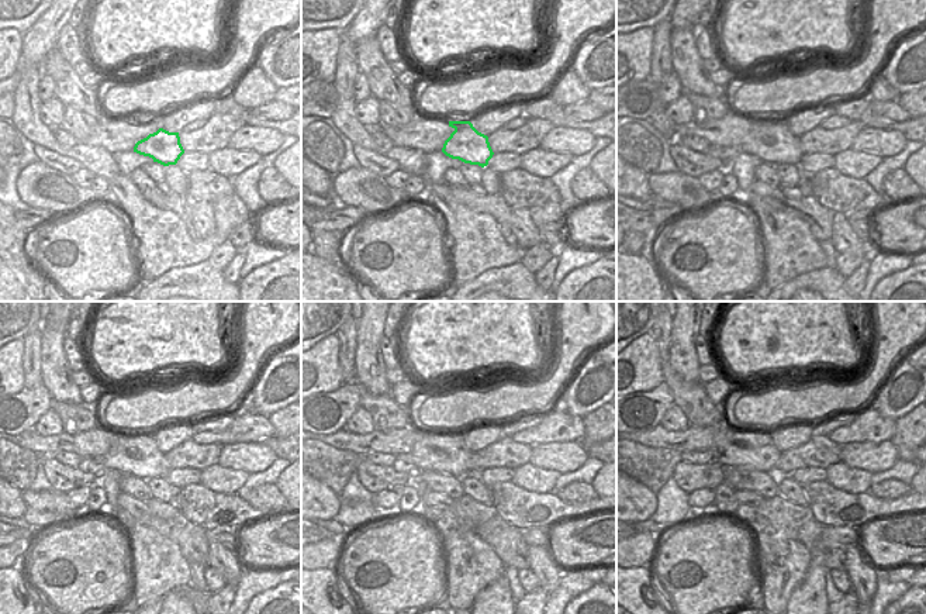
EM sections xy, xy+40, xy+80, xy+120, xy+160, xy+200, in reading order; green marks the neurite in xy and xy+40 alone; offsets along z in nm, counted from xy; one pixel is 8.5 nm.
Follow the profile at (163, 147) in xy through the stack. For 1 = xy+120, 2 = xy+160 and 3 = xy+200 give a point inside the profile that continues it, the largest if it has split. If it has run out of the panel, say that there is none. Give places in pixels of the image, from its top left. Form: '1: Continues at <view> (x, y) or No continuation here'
1: Continues at xy+120 (137, 455)
2: Continues at xy+160 (445, 452)
3: Continues at xy+200 (743, 448)

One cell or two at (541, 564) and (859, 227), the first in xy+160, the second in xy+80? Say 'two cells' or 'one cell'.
two cells

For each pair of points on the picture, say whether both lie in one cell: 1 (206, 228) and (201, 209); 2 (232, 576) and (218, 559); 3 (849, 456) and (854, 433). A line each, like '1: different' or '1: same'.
1: same
2: same
3: different

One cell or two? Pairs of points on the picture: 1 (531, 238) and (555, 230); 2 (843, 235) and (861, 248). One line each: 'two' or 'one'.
1: two
2: one

